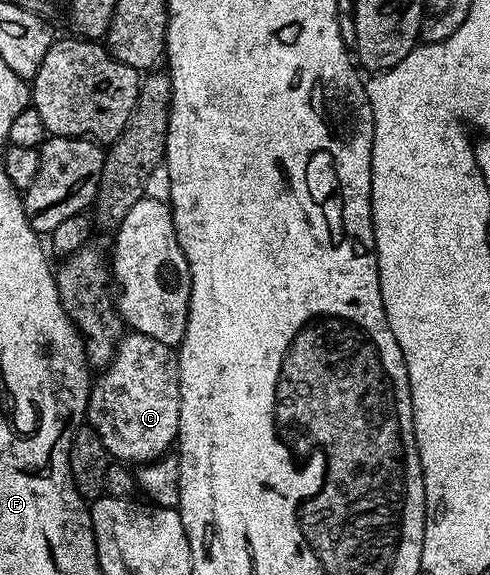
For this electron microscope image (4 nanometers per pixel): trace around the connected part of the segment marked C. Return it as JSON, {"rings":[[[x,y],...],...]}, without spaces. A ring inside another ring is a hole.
{"rings":[[[128,332],[116,343],[116,350],[112,353],[112,358],[108,361],[107,366],[103,367],[97,374],[100,375],[98,375],[97,378],[95,375],[88,392],[88,413],[86,415],[86,422],[87,425],[91,426],[94,432],[98,432],[102,444],[106,444],[109,455],[111,455],[113,459],[119,460],[125,464],[133,464],[132,462],[136,462],[135,464],[153,462],[155,458],[167,455],[169,451],[171,451],[168,450],[171,446],[173,449],[180,432],[180,364],[177,351],[173,349],[173,347],[162,344],[158,340],[154,340],[145,334]]]}

